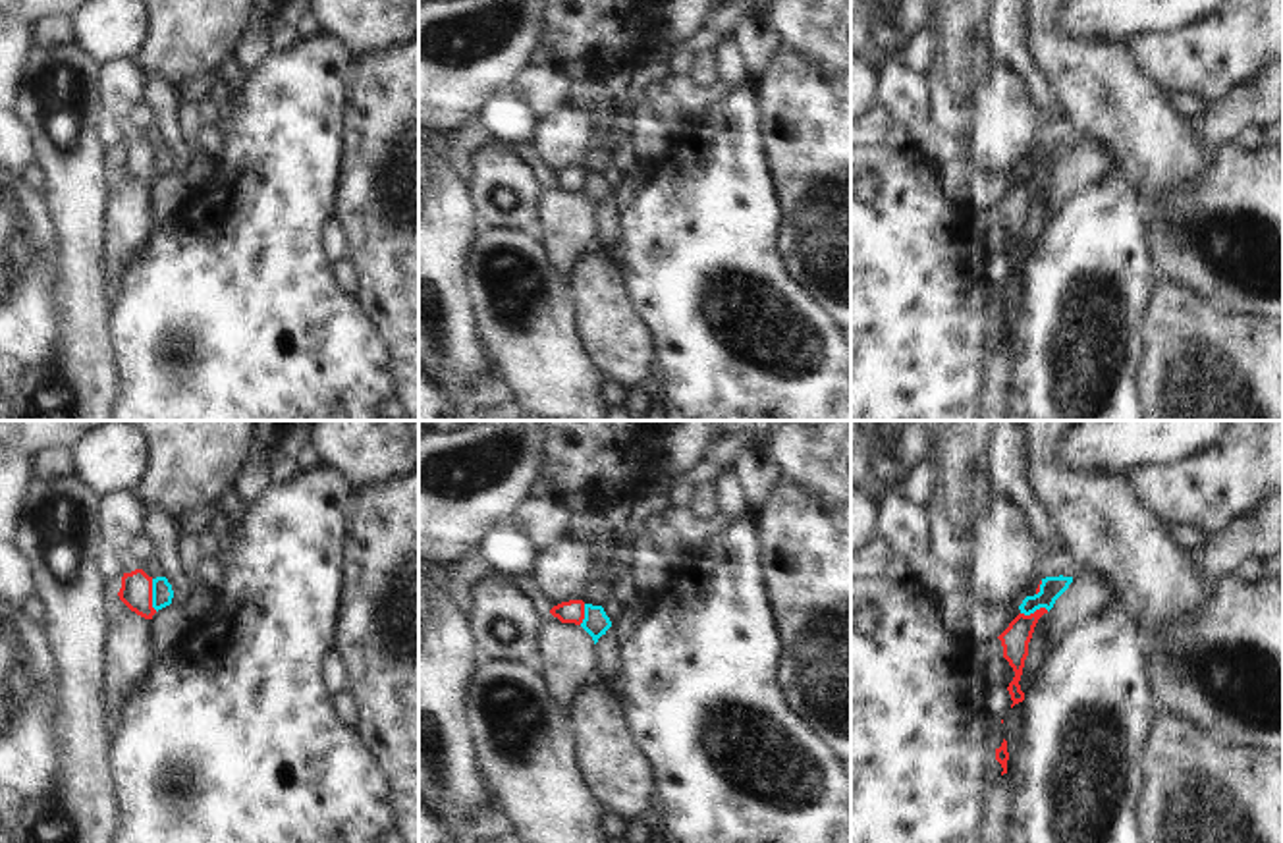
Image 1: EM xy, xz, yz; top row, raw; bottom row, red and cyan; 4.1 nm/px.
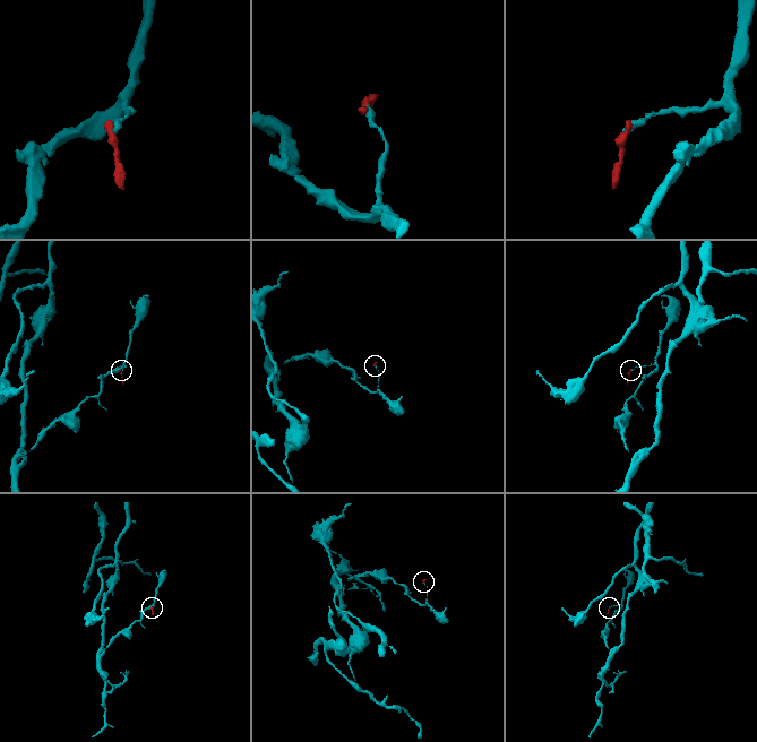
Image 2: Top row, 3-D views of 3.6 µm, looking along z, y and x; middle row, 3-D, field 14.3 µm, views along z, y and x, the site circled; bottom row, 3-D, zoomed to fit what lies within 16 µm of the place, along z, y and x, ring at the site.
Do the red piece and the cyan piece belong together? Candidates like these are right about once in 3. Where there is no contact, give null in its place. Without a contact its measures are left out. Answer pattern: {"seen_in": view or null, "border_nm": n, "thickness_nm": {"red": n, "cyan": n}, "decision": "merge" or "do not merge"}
{"seen_in": "xy", "border_nm": 140, "thickness_nm": {"red": 140, "cyan": 90}, "decision": "do not merge"}

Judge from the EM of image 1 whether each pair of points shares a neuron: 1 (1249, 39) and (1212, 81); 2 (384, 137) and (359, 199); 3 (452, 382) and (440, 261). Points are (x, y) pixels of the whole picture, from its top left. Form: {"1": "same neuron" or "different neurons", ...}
{"1": "same neuron", "2": "same neuron", "3": "same neuron"}

